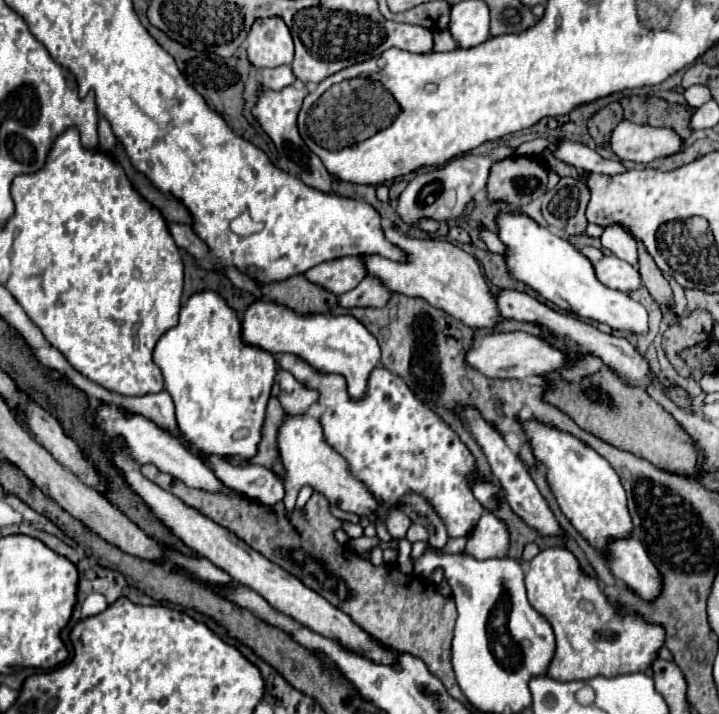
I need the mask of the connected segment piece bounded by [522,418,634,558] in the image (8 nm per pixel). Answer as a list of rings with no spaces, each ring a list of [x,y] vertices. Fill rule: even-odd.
[[[532,418],[522,420],[522,426],[532,442],[536,460],[546,468],[546,476],[550,488],[556,494],[560,510],[588,540],[588,544],[602,558],[606,558],[606,542],[610,542],[610,538],[626,538],[626,534],[632,536],[634,532],[634,524],[626,506],[626,492],[620,484],[618,474],[598,452],[588,448],[572,434],[530,420]]]

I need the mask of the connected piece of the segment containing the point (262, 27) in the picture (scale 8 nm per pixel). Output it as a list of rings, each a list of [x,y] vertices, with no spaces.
[[[280,18],[254,22],[248,34],[248,60],[256,68],[290,66],[294,60],[294,42],[288,26]]]

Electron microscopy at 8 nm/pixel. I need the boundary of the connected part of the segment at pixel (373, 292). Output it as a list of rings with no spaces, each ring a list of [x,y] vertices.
[[[366,276],[354,290],[338,298],[342,308],[382,308],[390,298],[390,290],[380,284],[380,280]]]

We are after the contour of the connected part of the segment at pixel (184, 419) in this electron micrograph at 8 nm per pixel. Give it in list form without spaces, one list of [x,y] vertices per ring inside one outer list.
[[[216,292],[194,294],[180,310],[180,322],[160,336],[154,350],[154,362],[162,370],[166,392],[174,400],[178,430],[186,444],[190,444],[190,448],[198,456],[202,458],[210,458],[212,454],[220,458],[238,456],[248,462],[258,454],[266,406],[276,376],[276,358],[266,350],[242,342],[240,318],[232,308],[226,306],[222,296],[218,296]]]

